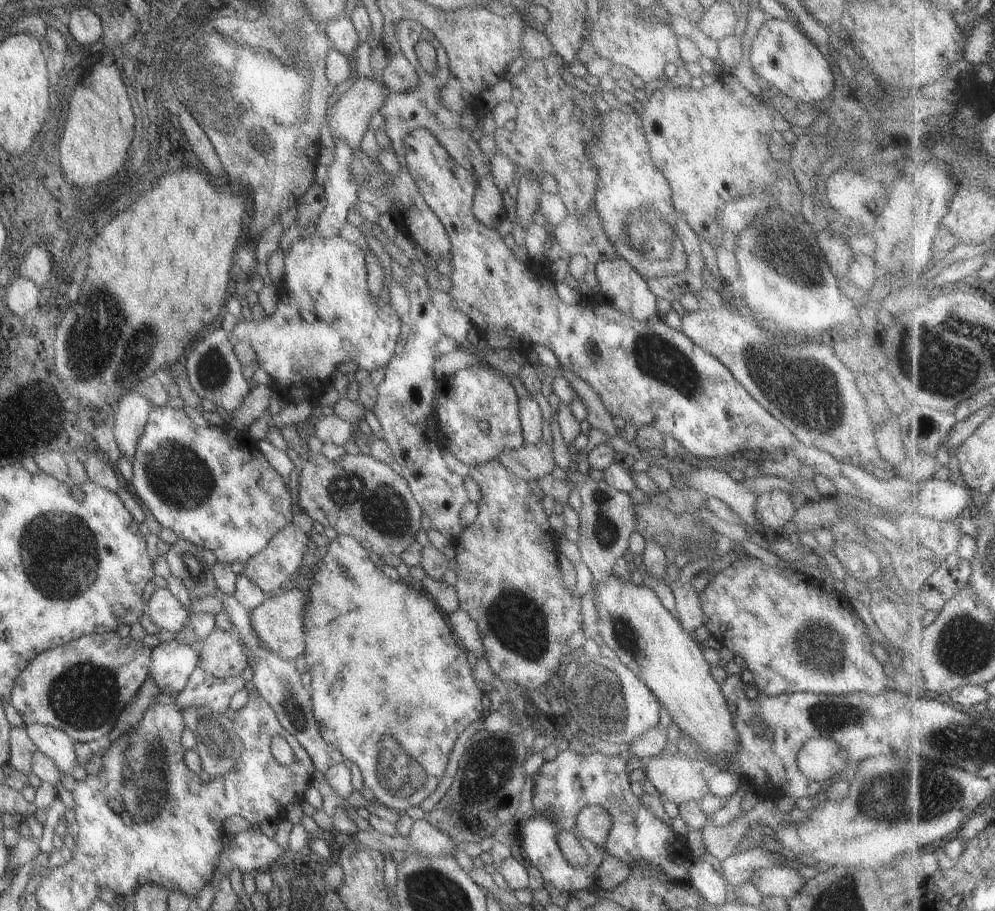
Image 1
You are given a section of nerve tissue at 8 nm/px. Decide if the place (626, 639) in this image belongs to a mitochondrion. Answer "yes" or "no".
yes

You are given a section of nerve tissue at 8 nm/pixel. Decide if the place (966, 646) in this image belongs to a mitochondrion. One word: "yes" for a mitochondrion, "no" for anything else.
yes

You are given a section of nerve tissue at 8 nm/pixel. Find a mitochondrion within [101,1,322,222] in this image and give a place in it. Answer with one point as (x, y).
(215, 109)

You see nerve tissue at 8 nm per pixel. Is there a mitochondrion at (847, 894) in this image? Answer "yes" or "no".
yes

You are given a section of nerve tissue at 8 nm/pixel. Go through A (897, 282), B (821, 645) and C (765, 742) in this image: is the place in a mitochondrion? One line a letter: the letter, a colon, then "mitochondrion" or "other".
A: other
B: mitochondrion
C: other

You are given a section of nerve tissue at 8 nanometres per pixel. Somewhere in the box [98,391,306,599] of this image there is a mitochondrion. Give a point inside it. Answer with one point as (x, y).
(177, 475)

